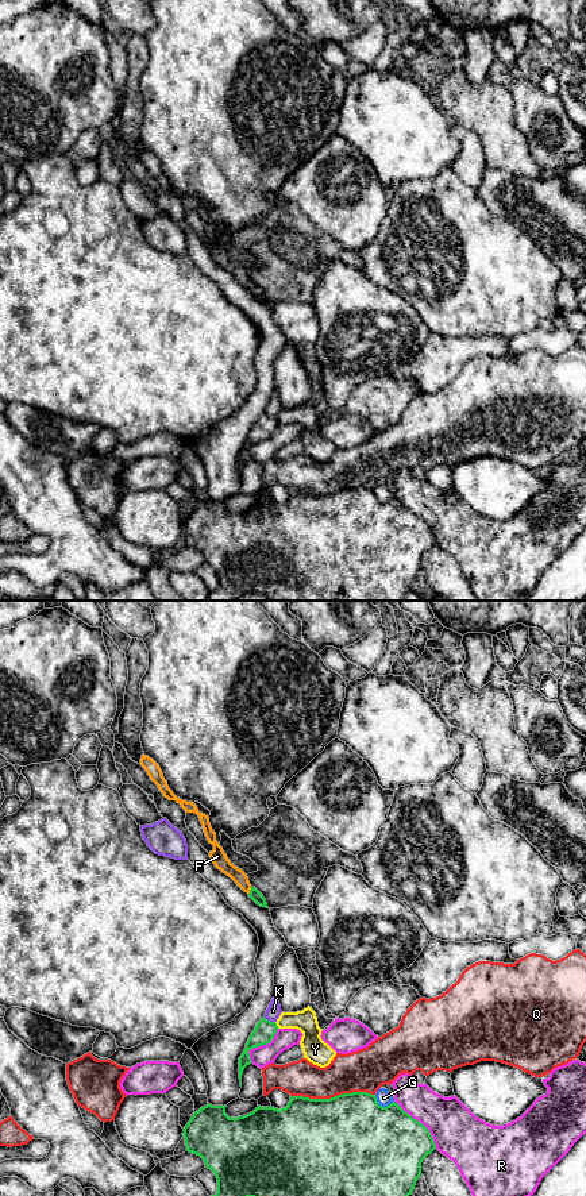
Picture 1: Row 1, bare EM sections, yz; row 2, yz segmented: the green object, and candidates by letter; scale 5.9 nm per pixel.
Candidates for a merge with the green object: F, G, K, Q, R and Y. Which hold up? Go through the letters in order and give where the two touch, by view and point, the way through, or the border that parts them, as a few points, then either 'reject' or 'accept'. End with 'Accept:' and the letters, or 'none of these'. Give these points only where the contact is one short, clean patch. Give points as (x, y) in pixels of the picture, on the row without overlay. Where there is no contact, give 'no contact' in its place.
F: meets green in yz at (250, 285); border along yz (251, 281), (249, 289); reject
G: meets green in yz at (381, 501); reject
K: meets green in yz at (269, 416); reject
Q: meets green in yz at (332, 493); reject
R: meets green in yz at (419, 517); reject
Y: meets green in yz at (276, 420); reject
Accept: none of these

